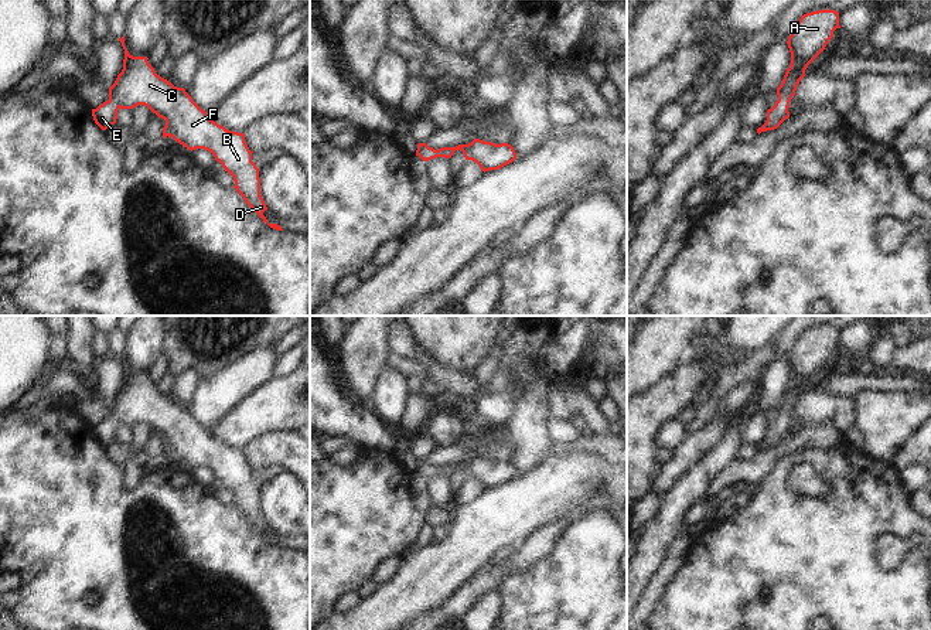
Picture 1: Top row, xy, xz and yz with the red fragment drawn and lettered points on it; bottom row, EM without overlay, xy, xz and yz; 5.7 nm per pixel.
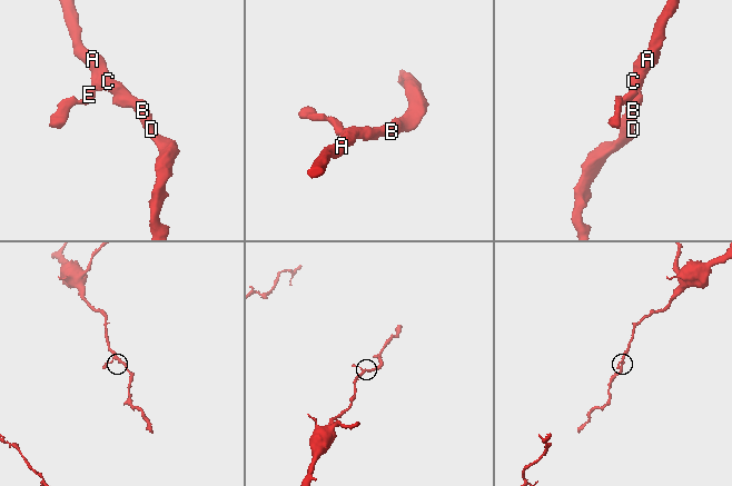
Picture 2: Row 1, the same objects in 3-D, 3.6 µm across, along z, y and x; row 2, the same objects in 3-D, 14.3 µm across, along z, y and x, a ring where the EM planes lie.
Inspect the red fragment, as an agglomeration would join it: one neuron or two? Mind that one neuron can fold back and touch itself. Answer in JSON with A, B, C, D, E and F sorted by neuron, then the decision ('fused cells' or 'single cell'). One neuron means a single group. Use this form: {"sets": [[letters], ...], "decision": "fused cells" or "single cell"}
{"sets": [["A", "B", "C", "D", "E", "F"]], "decision": "single cell"}

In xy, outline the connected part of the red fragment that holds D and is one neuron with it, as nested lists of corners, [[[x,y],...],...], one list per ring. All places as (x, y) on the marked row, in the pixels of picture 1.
[[[125,35],[119,38],[122,47],[125,50],[123,69],[117,75],[115,84],[109,88],[109,99],[99,105],[96,109],[92,109],[92,116],[95,123],[106,130],[112,125],[116,123],[117,110],[119,109],[133,109],[139,105],[147,106],[153,113],[166,120],[166,126],[163,127],[163,139],[170,136],[188,150],[204,149],[214,154],[215,160],[222,164],[225,171],[228,171],[235,181],[233,188],[243,197],[245,202],[266,222],[270,228],[283,231],[277,224],[269,224],[263,212],[267,210],[262,195],[260,195],[260,178],[259,168],[252,161],[252,153],[245,142],[245,134],[238,132],[231,132],[224,126],[218,125],[212,119],[208,118],[207,112],[202,110],[192,98],[185,92],[184,88],[177,88],[167,79],[161,78],[156,74],[154,68],[149,64],[147,57],[133,57],[125,47]]]

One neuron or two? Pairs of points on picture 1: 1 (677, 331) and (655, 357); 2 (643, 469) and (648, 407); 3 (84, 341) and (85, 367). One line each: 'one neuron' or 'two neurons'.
1: one neuron
2: one neuron
3: one neuron

